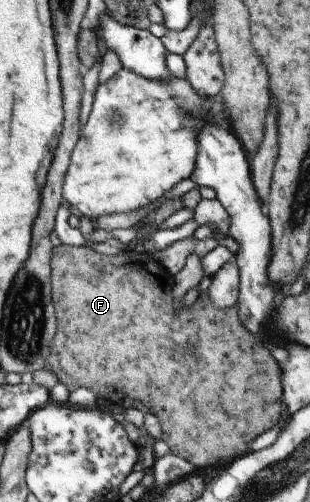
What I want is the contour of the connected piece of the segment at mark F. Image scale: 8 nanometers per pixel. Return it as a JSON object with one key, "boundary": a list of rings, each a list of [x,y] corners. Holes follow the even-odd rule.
{"boundary":[[[87,244],[87,245],[85,245],[85,246],[69,246],[69,245],[59,245],[59,246],[58,246],[58,247],[52,247],[52,258],[51,258],[51,269],[50,269],[50,299],[51,299],[51,302],[52,302],[52,305],[53,305],[53,307],[54,307],[54,315],[55,315],[55,319],[57,319],[57,323],[56,323],[56,331],[55,331],[55,333],[54,333],[54,335],[55,335],[55,337],[54,337],[54,338],[53,338],[53,339],[52,339],[52,341],[51,341],[51,344],[50,344],[50,345],[49,345],[49,351],[50,351],[50,359],[49,359],[49,361],[48,361],[48,363],[45,363],[45,369],[46,369],[46,370],[47,370],[47,369],[48,369],[48,370],[49,370],[49,371],[51,371],[51,372],[52,372],[52,373],[53,373],[53,374],[56,374],[56,375],[59,375],[59,377],[60,377],[60,381],[61,381],[61,382],[62,382],[62,383],[63,383],[63,384],[64,384],[64,386],[65,386],[65,388],[66,388],[66,390],[67,390],[67,391],[68,391],[68,393],[72,393],[72,392],[73,392],[73,391],[74,391],[74,390],[77,390],[77,389],[78,389],[78,388],[85,388],[85,389],[89,389],[89,390],[90,390],[90,391],[91,391],[91,393],[93,393],[93,396],[94,396],[94,397],[95,397],[95,399],[96,399],[96,400],[97,400],[97,401],[104,401],[104,402],[105,402],[105,401],[110,401],[110,402],[111,402],[111,403],[112,403],[112,404],[116,404],[116,405],[117,405],[117,406],[118,406],[118,407],[120,407],[120,408],[122,408],[122,411],[123,411],[123,412],[124,412],[124,410],[126,410],[126,409],[128,409],[128,408],[129,408],[129,407],[123,407],[123,403],[125,403],[125,399],[129,399],[129,401],[131,401],[131,405],[129,405],[129,406],[131,406],[131,407],[132,407],[132,402],[134,402],[134,401],[138,401],[138,402],[140,402],[140,403],[142,403],[142,404],[144,404],[144,405],[147,405],[147,407],[149,407],[149,411],[150,411],[150,413],[151,413],[151,414],[153,414],[153,415],[154,415],[154,416],[156,416],[156,417],[157,417],[157,418],[158,418],[158,419],[159,419],[159,425],[160,425],[160,426],[161,426],[161,437],[159,437],[159,440],[162,440],[162,441],[163,441],[163,442],[165,442],[165,443],[166,443],[166,444],[167,444],[167,447],[169,447],[169,452],[170,452],[170,453],[173,453],[173,454],[174,454],[174,455],[177,455],[177,456],[178,456],[178,457],[181,457],[181,458],[182,458],[182,459],[183,459],[183,460],[184,460],[184,461],[187,461],[187,463],[189,463],[189,464],[190,464],[190,465],[193,465],[193,468],[195,468],[195,467],[197,467],[197,469],[199,469],[199,467],[213,467],[213,468],[214,468],[214,467],[216,467],[216,468],[217,468],[217,465],[219,465],[219,463],[221,463],[221,461],[226,461],[226,462],[227,462],[227,463],[231,463],[231,462],[232,462],[232,461],[233,461],[233,460],[235,460],[235,459],[236,459],[236,458],[239,458],[239,457],[240,457],[240,456],[243,456],[243,455],[244,455],[244,454],[245,454],[245,453],[246,453],[246,452],[247,452],[247,449],[248,449],[248,448],[249,448],[249,444],[250,444],[250,443],[251,443],[251,442],[252,442],[252,441],[253,441],[253,439],[255,439],[255,438],[256,438],[256,437],[257,437],[257,436],[258,436],[258,435],[261,435],[261,433],[263,433],[263,432],[265,432],[265,431],[267,431],[267,430],[268,430],[268,429],[271,429],[271,428],[272,428],[272,427],[275,427],[275,425],[277,425],[277,421],[279,421],[279,418],[280,418],[280,416],[279,416],[279,415],[281,415],[281,403],[282,403],[282,400],[281,400],[281,397],[282,397],[282,388],[281,388],[281,371],[280,371],[280,369],[279,369],[279,367],[278,367],[278,363],[277,363],[277,361],[273,361],[273,357],[271,357],[271,353],[269,353],[269,351],[267,351],[267,349],[265,349],[265,347],[263,347],[263,345],[261,345],[261,340],[260,340],[260,337],[259,337],[259,336],[257,336],[257,335],[254,335],[254,334],[250,334],[250,333],[249,333],[249,332],[247,332],[247,331],[246,331],[246,330],[245,330],[245,329],[244,329],[244,328],[243,328],[243,327],[242,327],[242,325],[241,325],[241,323],[239,323],[239,319],[237,319],[237,311],[236,311],[236,305],[234,305],[234,306],[232,306],[232,307],[227,307],[227,309],[215,309],[215,307],[213,307],[213,305],[211,305],[211,303],[209,303],[209,299],[207,299],[207,295],[205,295],[205,291],[203,291],[203,292],[200,292],[200,293],[199,293],[199,295],[198,295],[198,297],[197,297],[197,299],[195,299],[195,302],[194,302],[194,303],[193,303],[193,305],[191,305],[191,307],[189,307],[189,308],[187,308],[187,307],[182,307],[182,305],[180,305],[180,307],[177,307],[177,311],[175,311],[175,307],[173,307],[173,297],[172,297],[172,295],[171,295],[171,290],[172,290],[172,281],[173,281],[173,280],[172,280],[172,276],[171,276],[171,275],[169,275],[169,273],[168,273],[168,272],[167,272],[167,271],[166,271],[166,270],[165,270],[165,269],[164,269],[164,268],[163,268],[163,267],[162,267],[162,266],[161,266],[161,265],[160,265],[160,264],[159,264],[159,263],[157,263],[157,261],[156,261],[156,260],[155,260],[155,259],[154,259],[154,258],[153,258],[153,257],[152,257],[152,256],[150,256],[150,255],[147,255],[147,254],[146,254],[146,253],[139,253],[139,252],[136,252],[136,251],[135,251],[135,250],[129,250],[129,249],[126,249],[126,250],[125,250],[125,251],[124,251],[124,252],[119,252],[119,253],[118,253],[118,254],[117,254],[117,255],[101,255],[101,253],[97,253],[97,252],[96,252],[96,251],[93,251],[93,249],[91,249],[91,247],[90,247],[90,245],[89,245],[89,244]],[[121,331],[127,331],[127,335],[131,335],[131,339],[129,339],[129,341],[125,341],[125,339],[123,339],[123,333],[121,333]]]}

